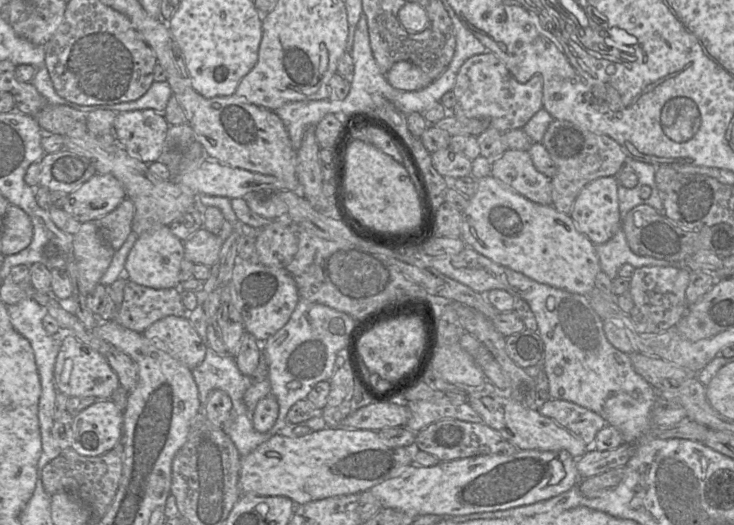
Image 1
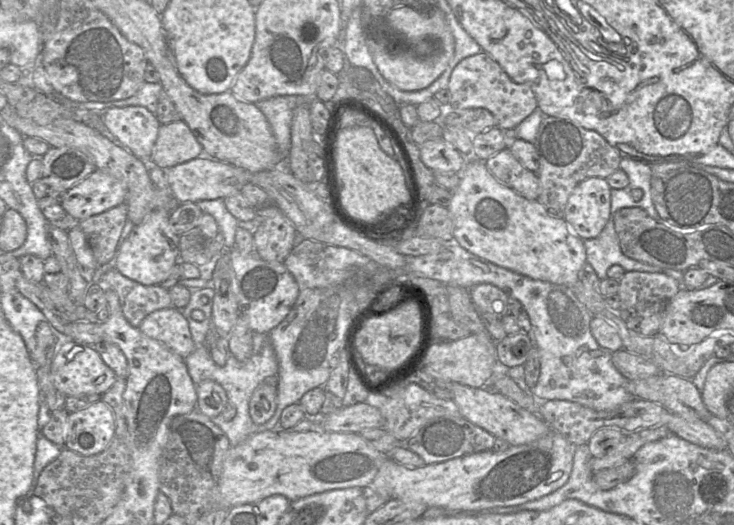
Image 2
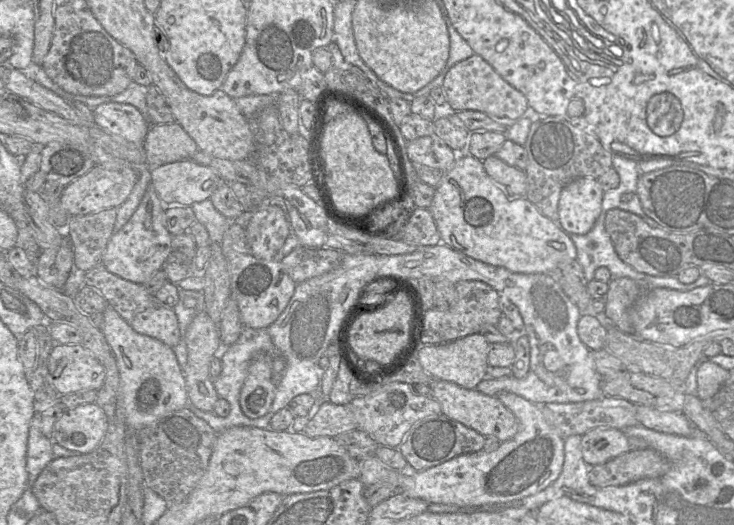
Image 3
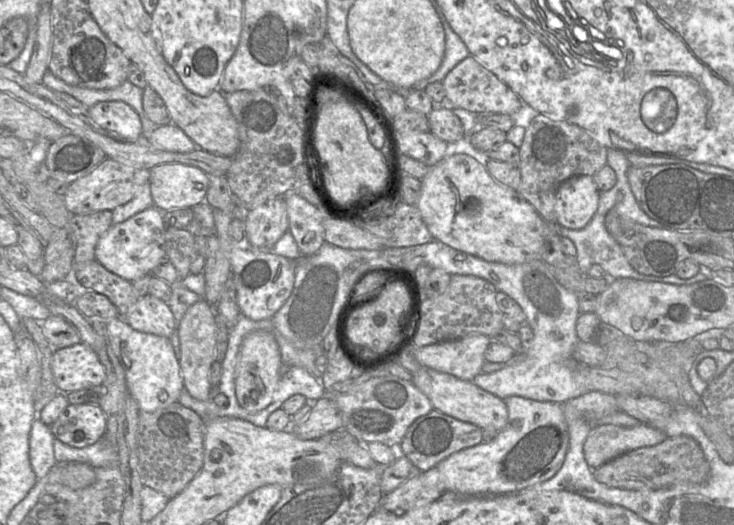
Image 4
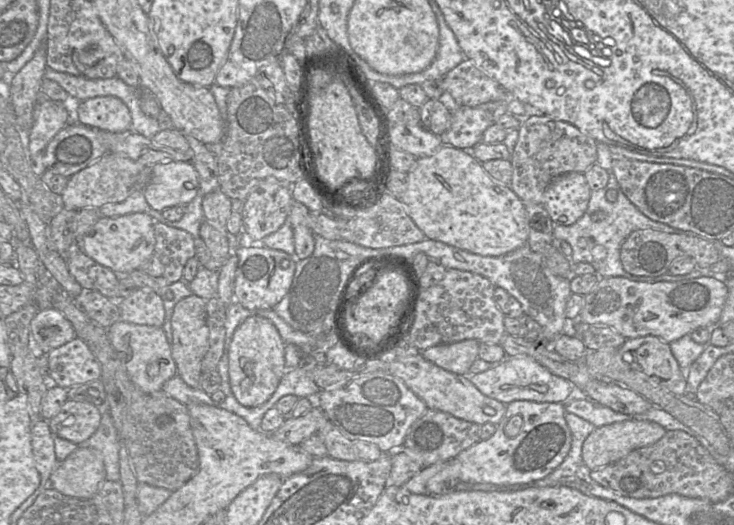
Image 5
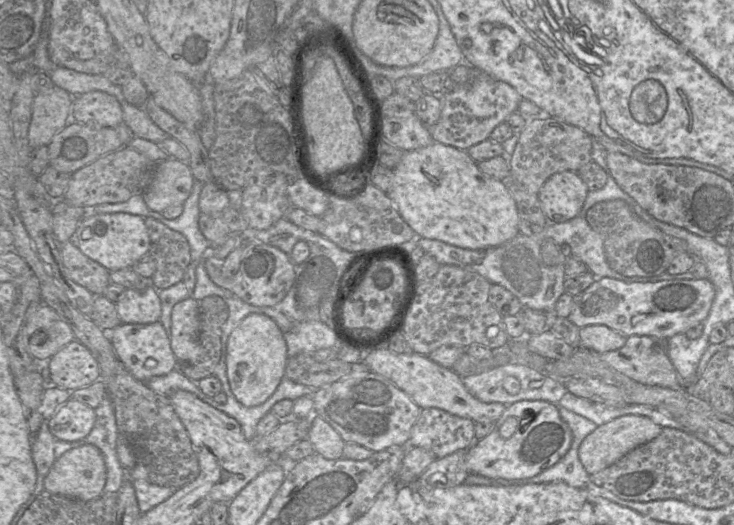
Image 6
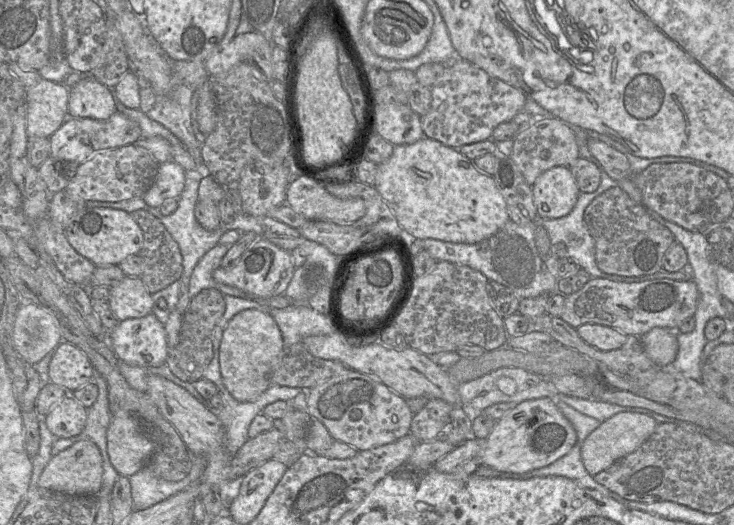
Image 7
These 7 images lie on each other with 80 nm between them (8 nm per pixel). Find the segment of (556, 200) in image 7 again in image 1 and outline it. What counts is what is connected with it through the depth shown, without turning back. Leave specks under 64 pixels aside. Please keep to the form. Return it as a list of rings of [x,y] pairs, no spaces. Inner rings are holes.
[[[601,177],[588,183],[578,194],[571,218],[595,245],[608,242],[621,227],[616,177]]]

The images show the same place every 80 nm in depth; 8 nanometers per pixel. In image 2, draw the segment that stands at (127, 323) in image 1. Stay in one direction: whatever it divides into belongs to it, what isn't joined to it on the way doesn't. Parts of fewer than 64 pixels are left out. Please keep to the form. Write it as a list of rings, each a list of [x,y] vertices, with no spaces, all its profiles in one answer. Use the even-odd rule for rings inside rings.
[[[116,269],[107,270],[98,280],[98,285],[104,292],[116,292],[125,319],[135,328],[138,328],[150,313],[164,308],[174,308],[169,289],[161,285],[139,284]]]

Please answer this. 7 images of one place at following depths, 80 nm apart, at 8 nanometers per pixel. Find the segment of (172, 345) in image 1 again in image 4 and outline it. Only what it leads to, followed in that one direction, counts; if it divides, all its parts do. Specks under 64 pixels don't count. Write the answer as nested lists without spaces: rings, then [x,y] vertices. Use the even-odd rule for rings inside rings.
[[[150,294],[139,297],[123,318],[134,330],[166,338],[170,338],[175,329],[170,307]]]

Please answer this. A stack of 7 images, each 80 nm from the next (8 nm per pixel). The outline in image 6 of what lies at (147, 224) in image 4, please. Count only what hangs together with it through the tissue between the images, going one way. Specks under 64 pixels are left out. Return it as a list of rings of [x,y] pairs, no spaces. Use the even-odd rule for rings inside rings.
[[[119,212],[86,215],[79,223],[71,242],[88,258],[111,272],[131,268],[148,253],[150,240],[143,217]]]

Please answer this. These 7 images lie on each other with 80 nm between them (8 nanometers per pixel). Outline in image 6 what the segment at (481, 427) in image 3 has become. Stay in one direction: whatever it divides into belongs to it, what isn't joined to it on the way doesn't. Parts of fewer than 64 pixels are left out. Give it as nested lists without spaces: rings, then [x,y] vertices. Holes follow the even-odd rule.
[[[387,346],[370,349],[362,362],[371,372],[389,379],[394,385],[405,392],[421,409],[439,408],[453,415],[468,418],[474,422],[489,421],[495,423],[507,406],[502,403],[483,403],[471,395],[463,384],[463,378],[452,369],[445,368],[432,361],[428,355],[396,354]]]

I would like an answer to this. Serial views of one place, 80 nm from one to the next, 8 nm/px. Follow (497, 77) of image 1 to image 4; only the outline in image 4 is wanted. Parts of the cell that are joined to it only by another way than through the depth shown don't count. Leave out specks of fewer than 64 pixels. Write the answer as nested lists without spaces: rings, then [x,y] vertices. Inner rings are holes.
[[[470,55],[445,76],[442,84],[446,97],[453,105],[469,112],[494,112],[511,116],[523,106],[521,99],[505,83]]]

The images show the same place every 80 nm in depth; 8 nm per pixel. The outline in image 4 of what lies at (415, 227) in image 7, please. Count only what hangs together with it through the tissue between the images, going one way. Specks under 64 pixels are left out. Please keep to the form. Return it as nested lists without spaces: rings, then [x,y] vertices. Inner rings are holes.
[[[449,153],[443,160],[430,166],[421,179],[421,195],[416,206],[433,238],[454,249],[489,262],[504,264],[521,264],[541,259],[546,221],[518,191],[496,181],[487,171],[483,160]]]

